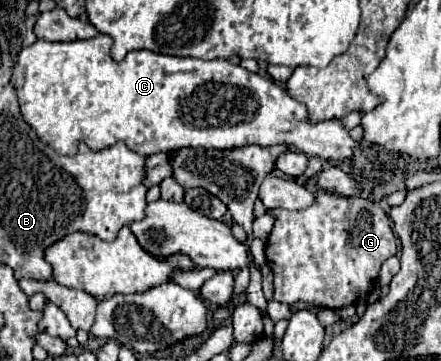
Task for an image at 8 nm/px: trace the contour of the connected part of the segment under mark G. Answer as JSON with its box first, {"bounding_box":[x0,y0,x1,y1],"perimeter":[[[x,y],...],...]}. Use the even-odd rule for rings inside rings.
{"bounding_box":[266,190,396,310],"perimeter":[[[318,190],[316,202],[306,210],[290,212],[274,208],[266,212],[274,216],[274,226],[266,240],[266,258],[274,272],[274,300],[284,304],[302,301],[330,310],[356,304],[358,294],[364,296],[374,290],[382,262],[396,254],[396,236],[392,232],[390,218],[376,202],[366,198],[346,198]]]}

